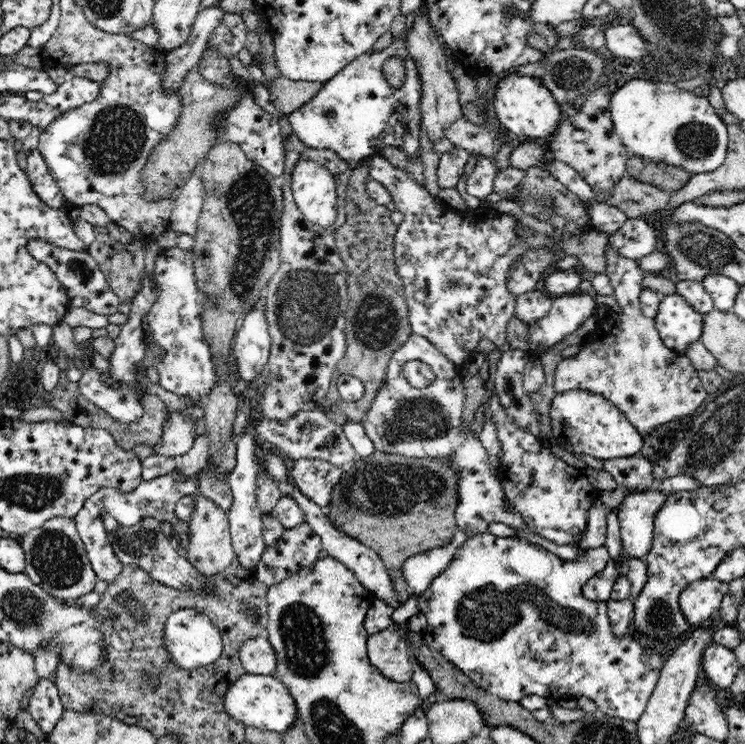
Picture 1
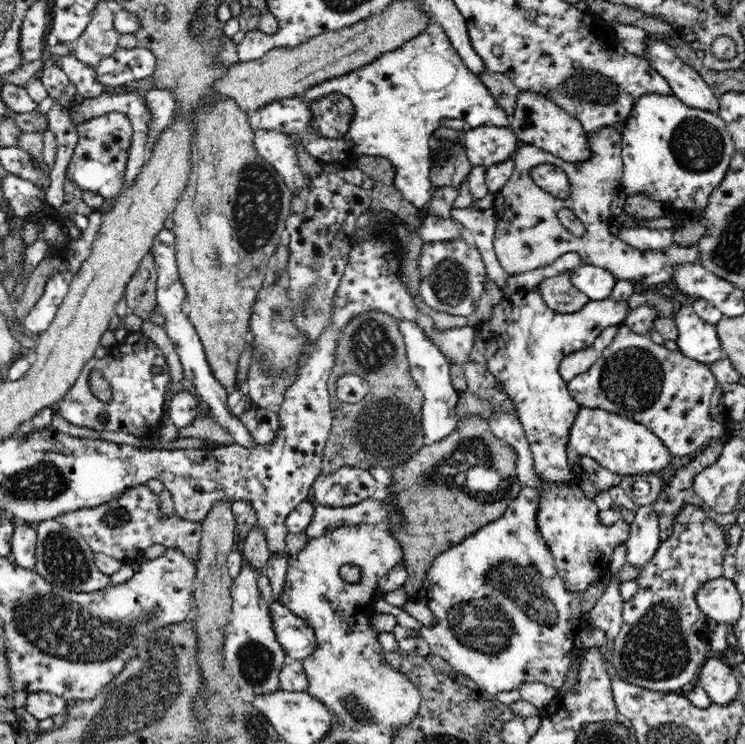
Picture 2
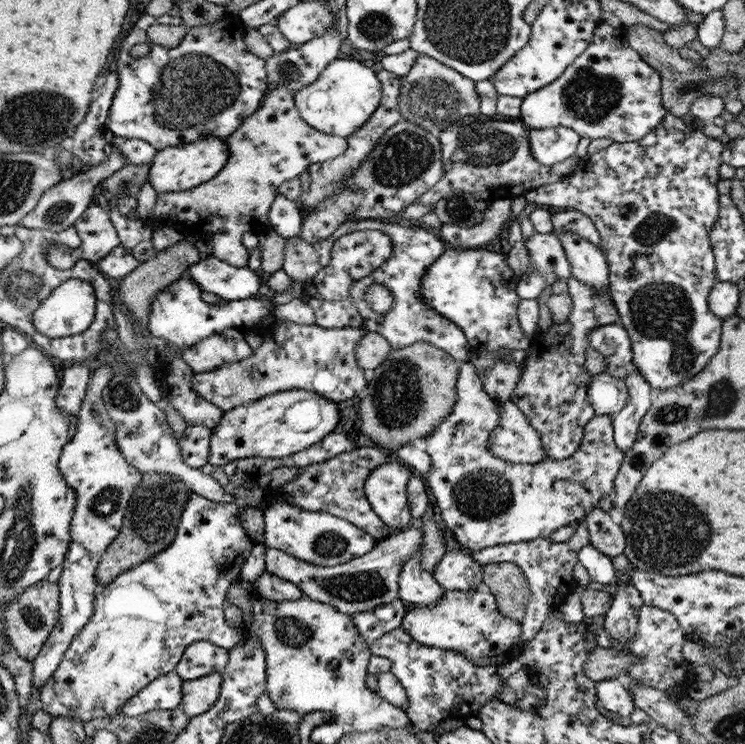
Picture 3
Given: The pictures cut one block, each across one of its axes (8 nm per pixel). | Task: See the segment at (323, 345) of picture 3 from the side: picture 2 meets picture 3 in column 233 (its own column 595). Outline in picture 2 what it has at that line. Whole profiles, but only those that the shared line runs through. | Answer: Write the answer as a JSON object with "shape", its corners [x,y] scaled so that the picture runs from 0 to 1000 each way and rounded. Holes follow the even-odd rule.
{"shape":[[[835,435],[828,454],[813,468],[807,481],[789,500],[772,507],[761,519],[765,531],[780,546],[804,548],[856,566],[882,583],[903,613],[923,613],[940,608],[942,599],[950,601],[958,593],[974,593],[977,589],[972,571],[957,565],[953,556],[954,532],[964,516],[953,492],[928,484],[913,472],[902,473],[890,464],[879,462],[871,450],[848,448]]]}

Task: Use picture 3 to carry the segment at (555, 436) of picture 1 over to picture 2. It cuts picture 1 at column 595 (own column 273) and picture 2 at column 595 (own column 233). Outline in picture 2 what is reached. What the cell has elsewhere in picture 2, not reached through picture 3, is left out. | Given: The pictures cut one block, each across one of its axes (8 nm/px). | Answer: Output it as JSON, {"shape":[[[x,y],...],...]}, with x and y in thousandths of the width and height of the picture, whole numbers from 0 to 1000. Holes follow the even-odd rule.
{"shape":[[[780,546],[780,554],[769,569],[764,598],[780,614],[791,613],[805,626],[838,640],[881,637],[899,626],[903,613],[887,589],[867,571],[797,547]]]}

